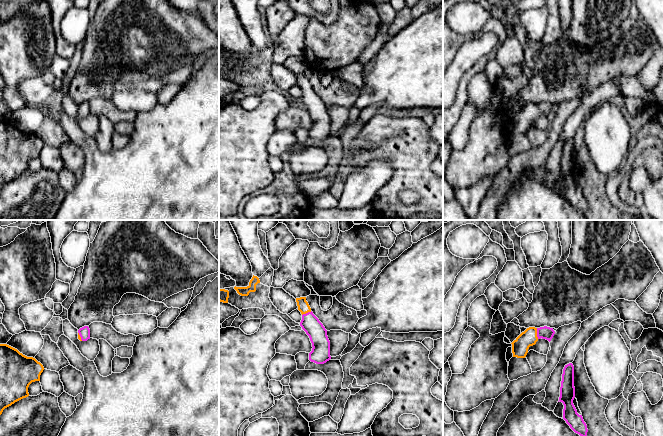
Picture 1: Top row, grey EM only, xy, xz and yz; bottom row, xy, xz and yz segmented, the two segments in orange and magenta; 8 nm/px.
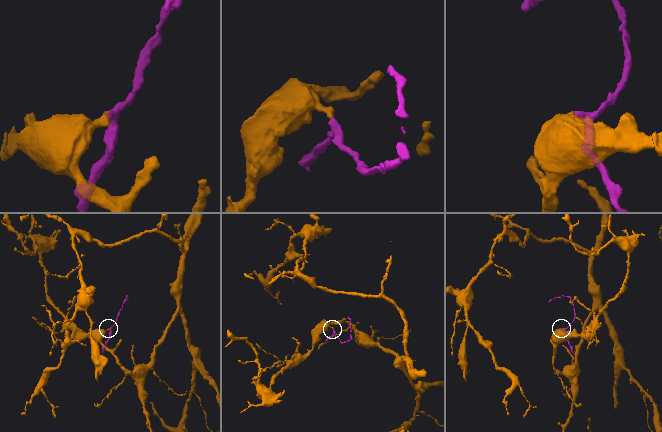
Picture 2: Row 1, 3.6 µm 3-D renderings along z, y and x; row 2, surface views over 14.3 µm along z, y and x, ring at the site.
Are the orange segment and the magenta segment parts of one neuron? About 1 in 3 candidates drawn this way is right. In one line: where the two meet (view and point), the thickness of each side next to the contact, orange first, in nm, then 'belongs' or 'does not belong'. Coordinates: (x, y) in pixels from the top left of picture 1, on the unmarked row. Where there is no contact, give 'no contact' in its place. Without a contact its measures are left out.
yz (536, 109) | 140/100 nm | belongs

